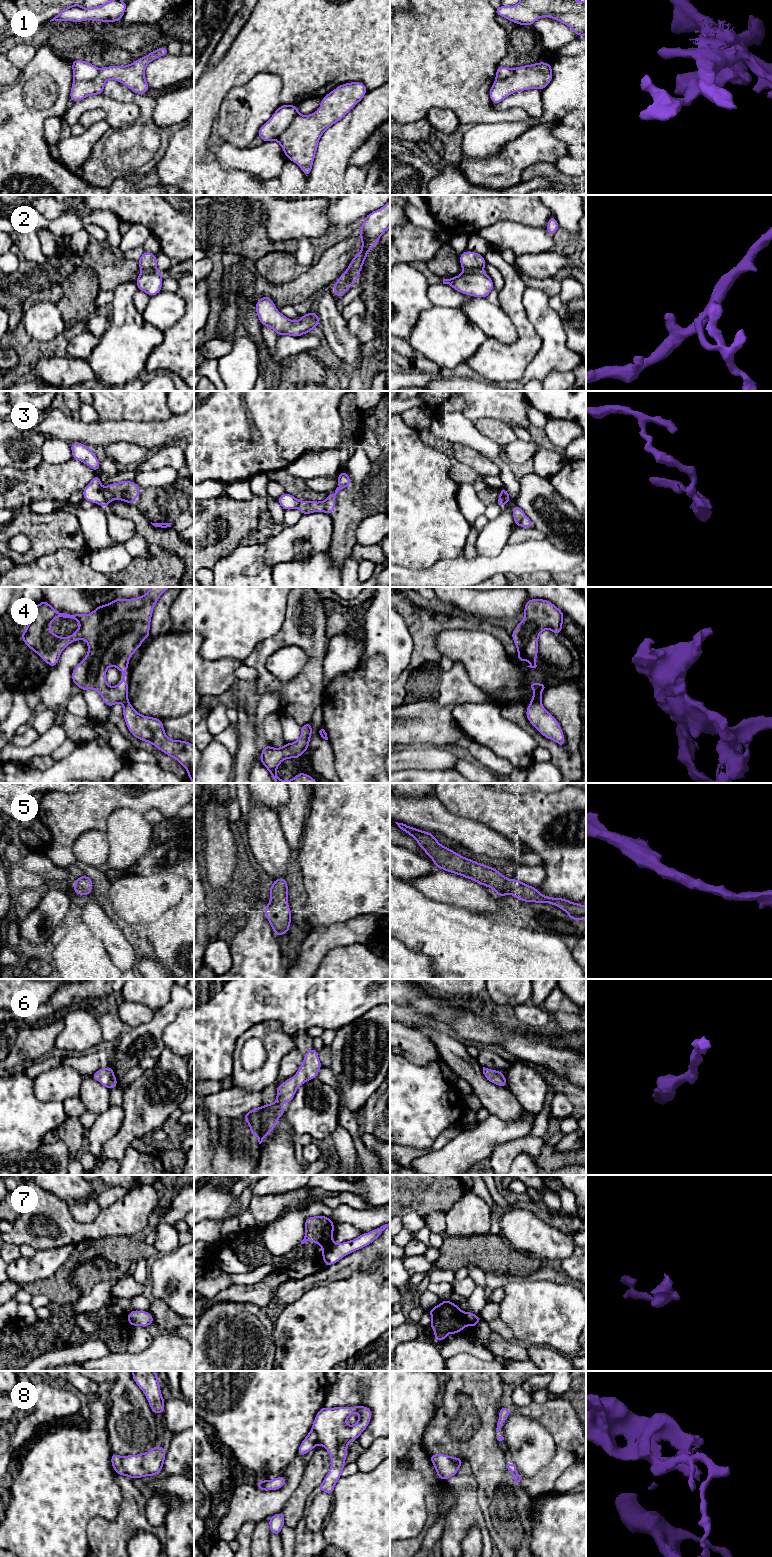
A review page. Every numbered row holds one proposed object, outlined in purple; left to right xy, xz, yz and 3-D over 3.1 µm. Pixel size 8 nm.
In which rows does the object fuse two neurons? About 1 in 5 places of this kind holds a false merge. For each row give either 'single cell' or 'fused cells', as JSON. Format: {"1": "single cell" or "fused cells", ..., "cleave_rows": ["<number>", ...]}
{"1": "fused cells", "2": "single cell", "3": "fused cells", "4": "fused cells", "5": "single cell", "6": "single cell", "7": "fused cells", "8": "fused cells", "cleave_rows": ["1", "3", "4", "7", "8"]}

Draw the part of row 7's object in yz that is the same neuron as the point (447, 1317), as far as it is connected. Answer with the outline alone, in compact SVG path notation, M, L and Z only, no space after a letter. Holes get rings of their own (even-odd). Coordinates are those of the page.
M443 1300L428 1311L432 1318L430 1326L435 1332L434 1342L446 1340L449 1332L455 1335L468 1325L465 1312L450 1300Z

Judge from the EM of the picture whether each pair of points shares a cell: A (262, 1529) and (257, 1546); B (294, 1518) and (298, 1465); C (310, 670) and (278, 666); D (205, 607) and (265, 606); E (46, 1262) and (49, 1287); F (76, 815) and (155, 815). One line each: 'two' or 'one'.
A: one
B: two
C: two
D: one
E: two
F: two

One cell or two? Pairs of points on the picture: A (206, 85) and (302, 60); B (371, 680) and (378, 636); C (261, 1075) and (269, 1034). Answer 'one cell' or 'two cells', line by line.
A: one cell
B: two cells
C: one cell

